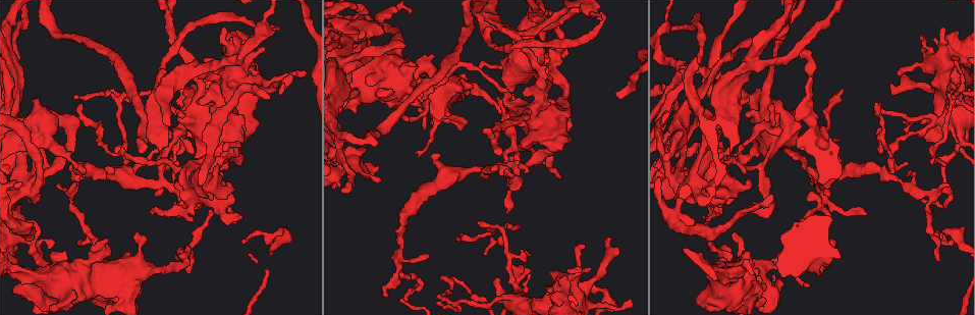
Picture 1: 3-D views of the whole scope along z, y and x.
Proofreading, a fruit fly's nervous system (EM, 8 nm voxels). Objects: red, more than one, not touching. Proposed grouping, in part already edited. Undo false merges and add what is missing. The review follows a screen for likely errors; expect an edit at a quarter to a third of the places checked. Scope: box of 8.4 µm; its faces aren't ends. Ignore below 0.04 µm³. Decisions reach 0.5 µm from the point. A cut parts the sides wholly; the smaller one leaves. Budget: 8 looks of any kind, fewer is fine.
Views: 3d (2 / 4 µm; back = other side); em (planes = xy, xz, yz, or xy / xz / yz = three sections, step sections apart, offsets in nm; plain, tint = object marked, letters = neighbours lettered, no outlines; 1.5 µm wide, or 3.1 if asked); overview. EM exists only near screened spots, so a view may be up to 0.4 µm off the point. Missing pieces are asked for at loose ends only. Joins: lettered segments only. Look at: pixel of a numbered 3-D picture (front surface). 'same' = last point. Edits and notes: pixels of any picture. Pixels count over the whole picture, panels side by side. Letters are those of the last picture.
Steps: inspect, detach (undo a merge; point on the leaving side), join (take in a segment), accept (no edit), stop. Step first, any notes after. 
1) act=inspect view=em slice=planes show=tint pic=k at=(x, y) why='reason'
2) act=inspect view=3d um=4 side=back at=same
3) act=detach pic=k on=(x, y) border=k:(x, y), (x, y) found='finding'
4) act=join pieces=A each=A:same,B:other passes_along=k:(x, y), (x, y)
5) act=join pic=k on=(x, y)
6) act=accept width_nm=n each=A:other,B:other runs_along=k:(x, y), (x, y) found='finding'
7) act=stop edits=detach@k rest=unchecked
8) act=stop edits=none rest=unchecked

act=inspect view=3d um=4 pic=1 at=(722, 214) why='branch stops here'

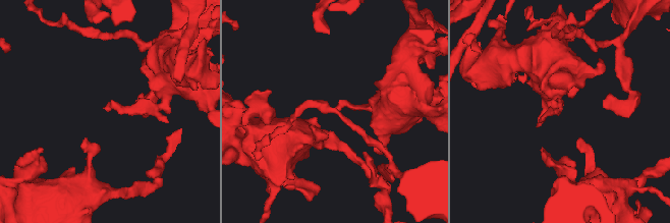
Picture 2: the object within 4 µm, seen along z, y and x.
act=inspect view=em slice=yz step=8 show=letters pic=2 at=(562, 107)

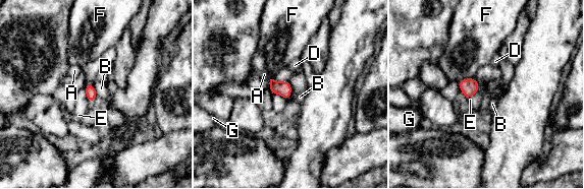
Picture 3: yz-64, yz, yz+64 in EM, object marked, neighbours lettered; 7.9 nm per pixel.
act=inspect view=em slice=planes show=letters at=same why='cut it another way'

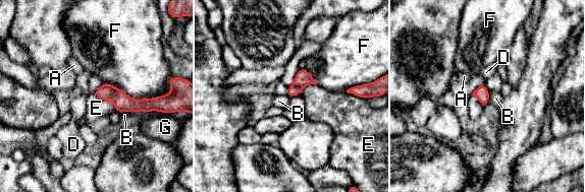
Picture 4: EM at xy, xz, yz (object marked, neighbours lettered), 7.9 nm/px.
act=accept longest_contact=F:380nm each=A:other,B:other,D:other,E:other,F:other,G:other border=4:(488, 91), (489, 101) found='none of them fits'

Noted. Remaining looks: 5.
act=inspect view=em slice=planes show=letters pic=1 at=(525, 115) why='thick turns thin'

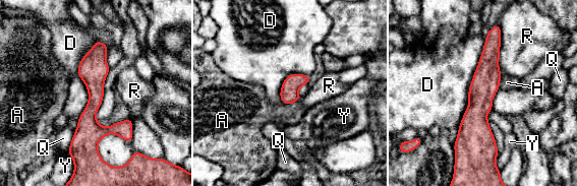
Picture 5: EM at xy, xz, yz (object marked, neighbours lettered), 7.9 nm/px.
act=accept longest_contact=D:750nm each=A:other,D:other,Q:other,R:other,Y:other found='continuous, no second neuron'

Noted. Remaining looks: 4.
act=inspect view=em slice=planes show=plain pic=1 at=(893, 94)

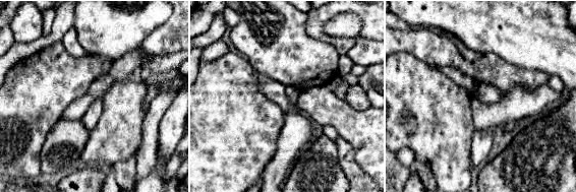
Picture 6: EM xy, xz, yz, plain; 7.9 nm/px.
act=inspect view=em slice=planes show=letters at=same why='what lies round it'

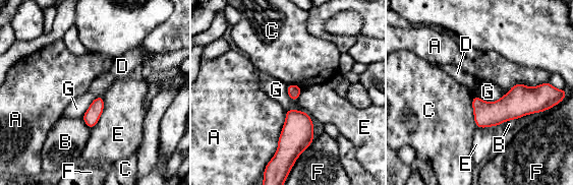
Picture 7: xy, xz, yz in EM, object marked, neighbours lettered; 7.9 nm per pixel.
act=accept each=A:other,B:other,C:other,D:other,E:other,F:other,G:other found='no lettered segment goes on from it'

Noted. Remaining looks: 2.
act=stop edits=none rest=unchecked

